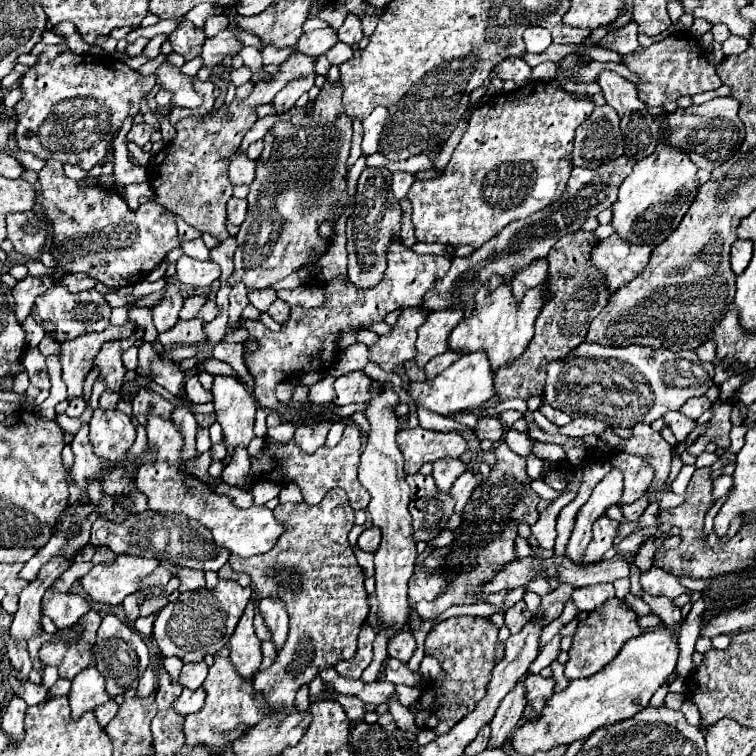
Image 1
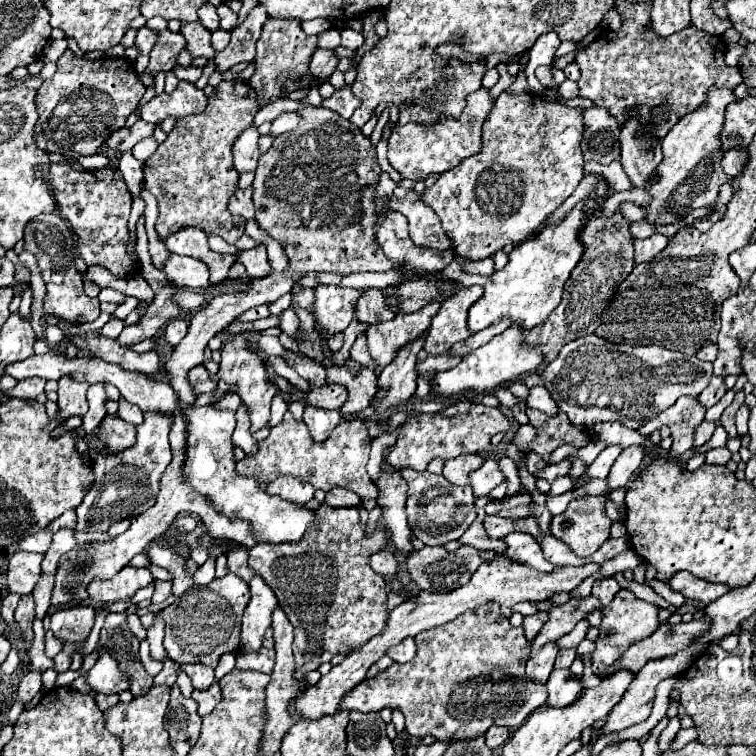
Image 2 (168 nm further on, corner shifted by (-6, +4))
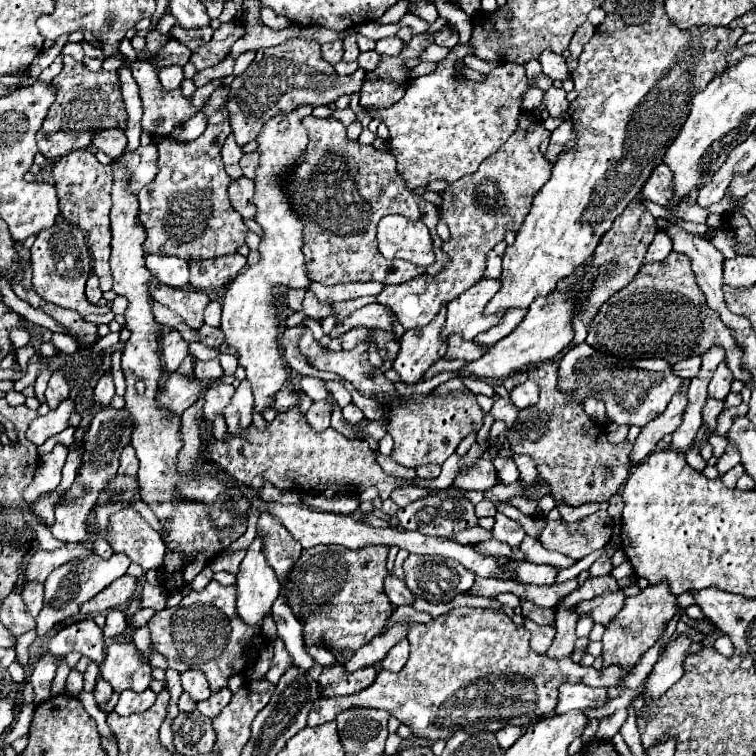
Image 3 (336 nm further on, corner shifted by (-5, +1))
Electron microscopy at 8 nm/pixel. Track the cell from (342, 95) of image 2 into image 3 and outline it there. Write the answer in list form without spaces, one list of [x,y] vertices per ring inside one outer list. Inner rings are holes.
[[[458,43],[454,49],[450,49],[448,57],[442,59],[436,67],[434,73],[412,79],[408,85],[408,91],[404,97],[394,103],[388,109],[374,111],[370,113],[372,117],[378,117],[386,123],[390,130],[388,138],[389,145],[394,149],[394,157],[398,163],[398,173],[406,181],[410,189],[418,189],[422,185],[428,185],[434,179],[444,179],[448,183],[458,181],[464,175],[470,175],[478,169],[478,165],[496,153],[502,143],[516,131],[518,127],[518,117],[522,113],[520,99],[528,91],[528,79],[526,79],[526,69],[516,63],[500,63],[494,67],[484,81],[470,81],[462,79],[462,71],[458,69],[458,63],[464,63],[466,55],[474,55],[474,49],[470,43]]]

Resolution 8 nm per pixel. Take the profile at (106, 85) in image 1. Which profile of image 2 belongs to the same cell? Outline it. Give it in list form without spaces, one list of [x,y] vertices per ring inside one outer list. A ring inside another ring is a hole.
[[[67,48],[57,60],[55,76],[45,80],[35,96],[39,112],[39,120],[35,124],[37,146],[45,152],[57,154],[97,154],[105,146],[107,136],[125,126],[127,116],[137,108],[145,90],[147,88],[139,82],[133,64],[127,58],[85,60],[75,58]]]

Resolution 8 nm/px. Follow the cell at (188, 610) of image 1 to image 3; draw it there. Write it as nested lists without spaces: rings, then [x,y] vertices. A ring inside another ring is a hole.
[[[210,581],[202,593],[188,593],[176,607],[162,609],[150,623],[152,643],[158,653],[168,659],[168,667],[184,673],[188,669],[204,671],[212,693],[224,689],[232,675],[240,675],[255,663],[260,650],[254,648],[261,629],[246,627],[236,611],[236,587],[224,587]]]

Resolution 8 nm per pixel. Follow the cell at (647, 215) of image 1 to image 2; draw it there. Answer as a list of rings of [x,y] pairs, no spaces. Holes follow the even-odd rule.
[[[711,88],[707,94],[707,106],[683,116],[663,138],[663,162],[659,164],[659,176],[647,184],[647,194],[651,194],[651,204],[641,206],[645,210],[645,220],[651,224],[675,224],[687,218],[693,210],[709,208],[719,194],[719,186],[729,182],[729,176],[721,170],[721,144],[719,132],[723,128],[723,112],[729,102],[737,100],[729,88]]]

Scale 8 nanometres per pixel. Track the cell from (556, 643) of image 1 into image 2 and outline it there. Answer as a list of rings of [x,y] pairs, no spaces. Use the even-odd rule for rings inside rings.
[[[581,620],[581,622],[579,622],[569,634],[565,634],[565,636],[557,642],[559,652],[563,652],[563,650],[571,650],[571,648],[577,648],[579,642],[585,638],[587,628],[589,628],[589,622],[587,622],[587,620]]]

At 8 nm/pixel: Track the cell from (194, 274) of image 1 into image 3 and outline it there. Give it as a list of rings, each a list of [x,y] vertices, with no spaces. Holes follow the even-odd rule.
[[[146,255],[146,269],[164,285],[182,289],[188,285],[188,263],[178,257],[162,257],[162,255]]]

